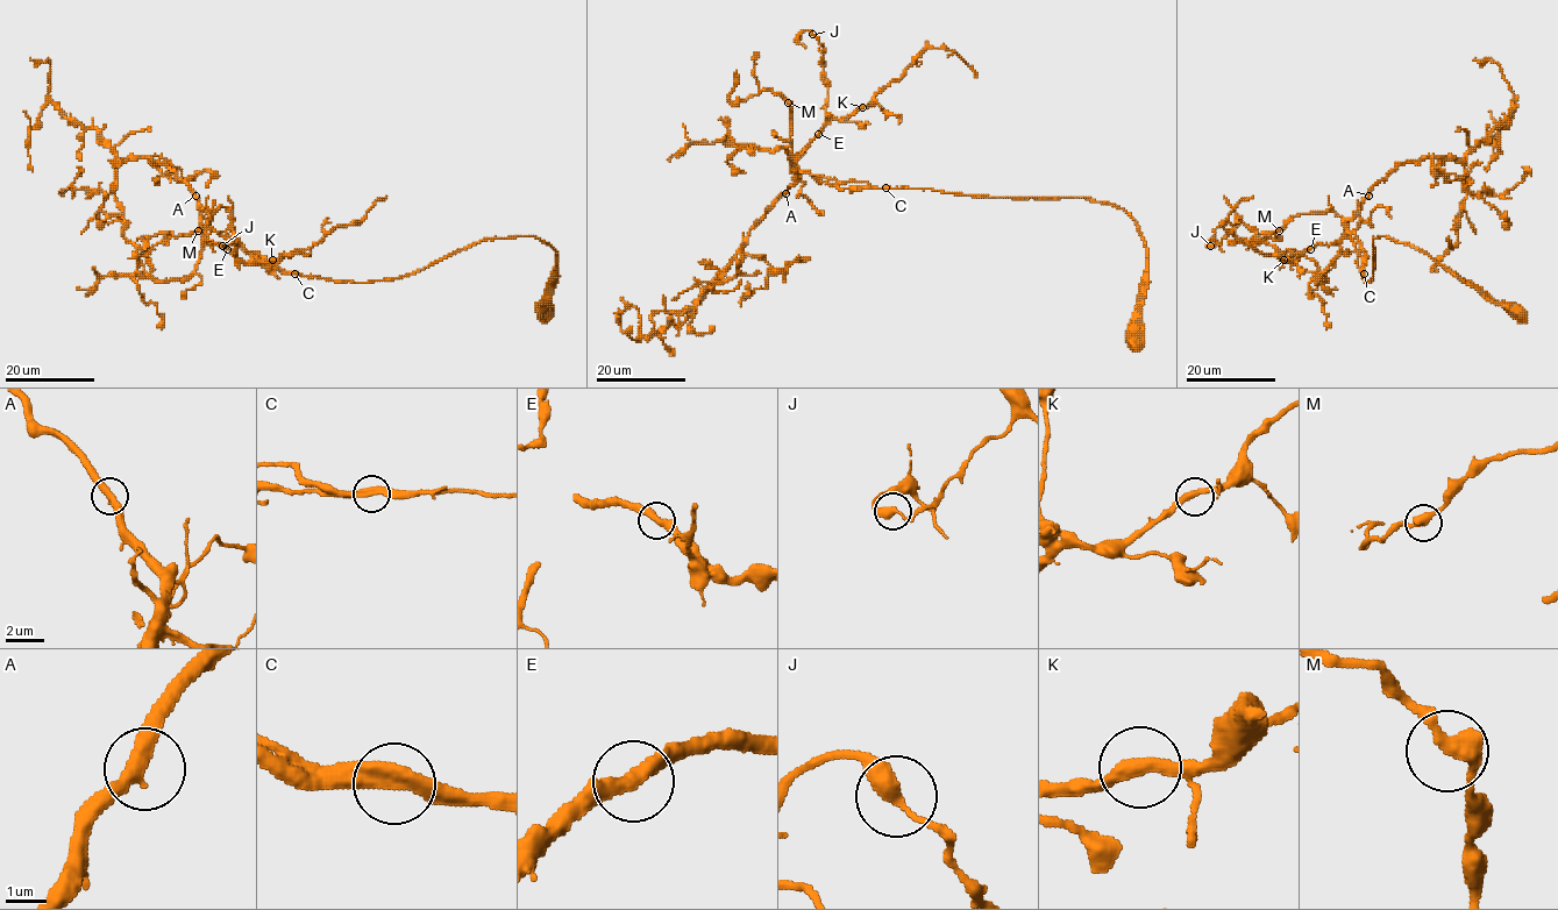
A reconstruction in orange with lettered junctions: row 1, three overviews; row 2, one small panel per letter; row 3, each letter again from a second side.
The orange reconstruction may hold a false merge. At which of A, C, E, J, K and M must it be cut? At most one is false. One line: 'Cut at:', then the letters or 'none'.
Cut at: C

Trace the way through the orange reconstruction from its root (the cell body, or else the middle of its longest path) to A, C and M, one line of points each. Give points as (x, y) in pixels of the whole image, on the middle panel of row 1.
A: (1136, 336), (1146, 247), (1137, 222), (1114, 206), (1078, 197), (874, 187), (801, 170), (785, 193)
C: (1136, 336), (1146, 247), (1137, 222), (1122, 208), (1078, 197), (996, 198), (884, 187)
M: (1136, 336), (1146, 247), (1125, 211), (1078, 197), (996, 198), (811, 176), (792, 164), (788, 102)

